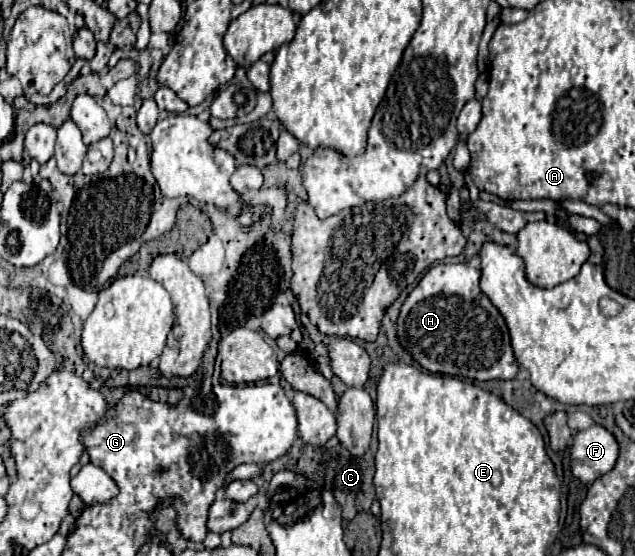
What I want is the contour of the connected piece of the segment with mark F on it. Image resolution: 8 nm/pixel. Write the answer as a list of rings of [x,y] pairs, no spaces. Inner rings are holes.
[[[592,425],[574,435],[572,443],[572,473],[582,483],[592,483],[608,473],[618,457],[618,443],[610,431]]]

